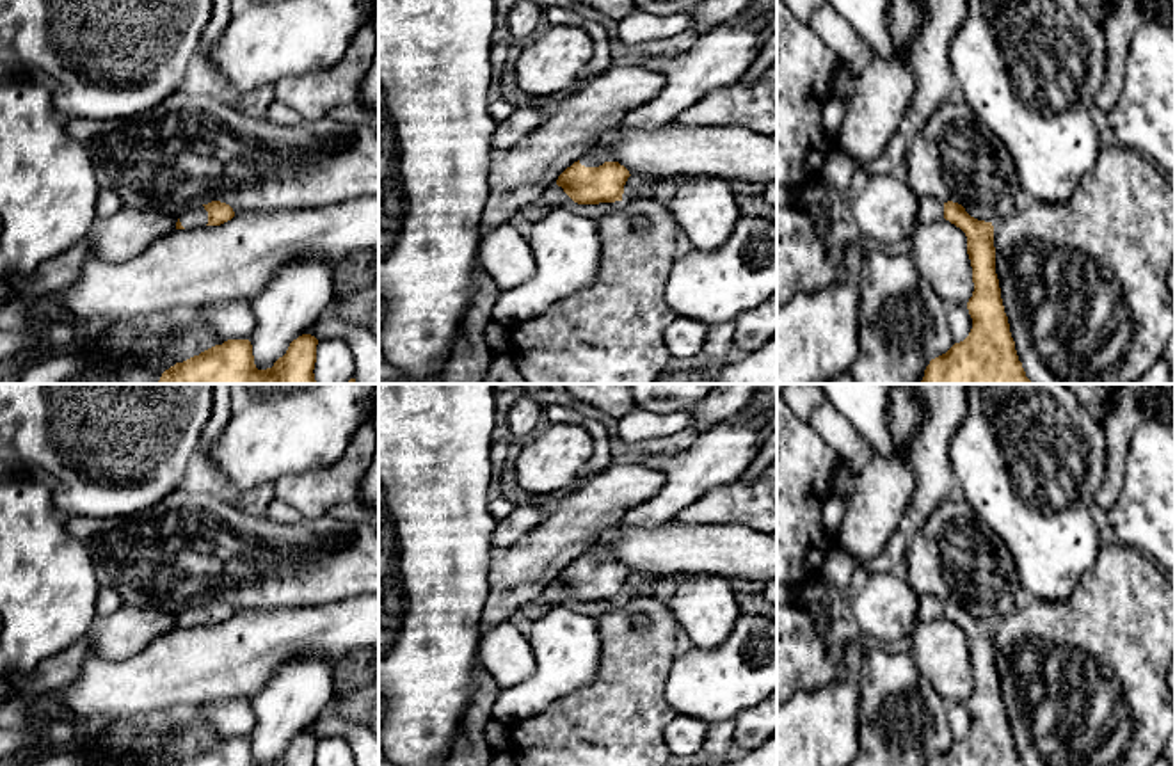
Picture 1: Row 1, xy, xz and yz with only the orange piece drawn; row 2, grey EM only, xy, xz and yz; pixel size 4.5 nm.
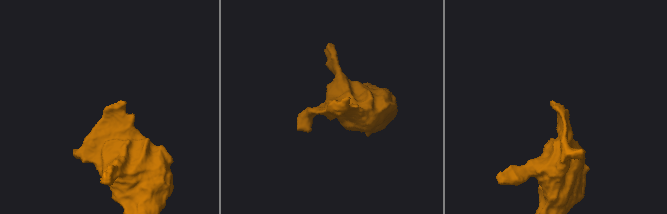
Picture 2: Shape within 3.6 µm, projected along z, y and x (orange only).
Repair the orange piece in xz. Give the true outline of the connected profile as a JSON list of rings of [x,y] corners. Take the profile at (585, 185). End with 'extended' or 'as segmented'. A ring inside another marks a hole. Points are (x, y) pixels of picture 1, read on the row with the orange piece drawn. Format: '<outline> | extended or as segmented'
[[[585,153],[558,176],[556,185],[578,204],[615,203],[622,201],[629,176],[619,162]]] | extended

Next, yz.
[[[919,197],[919,224],[946,219],[967,236],[967,254],[972,267],[974,291],[967,302],[972,318],[969,336],[955,343],[946,354],[930,361],[921,384],[1033,384],[1019,361],[1015,341],[1004,313],[999,279],[995,274],[995,247],[992,222],[971,217],[958,203]]] | extended

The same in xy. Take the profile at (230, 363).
[[[228,339],[165,370],[156,384],[316,384],[318,339],[293,339],[272,368],[258,370],[249,339]]] | as segmented

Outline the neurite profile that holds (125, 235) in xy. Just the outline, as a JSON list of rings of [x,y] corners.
[[[123,206],[107,219],[96,219],[87,238],[94,259],[123,263],[142,254],[155,240],[176,231],[178,215],[160,210]]]

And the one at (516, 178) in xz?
[[[643,62],[610,66],[556,103],[532,133],[492,158],[480,240],[535,203],[604,133],[622,126],[631,110],[654,100],[667,80],[665,71]]]

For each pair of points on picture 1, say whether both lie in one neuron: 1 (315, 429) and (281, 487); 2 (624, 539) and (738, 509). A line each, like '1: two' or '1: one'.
1: two
2: two

